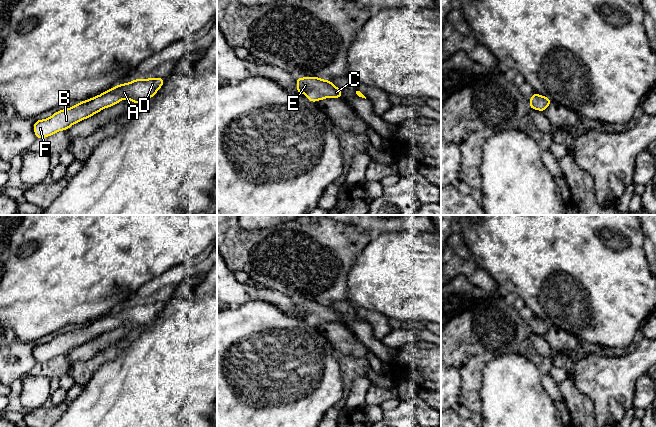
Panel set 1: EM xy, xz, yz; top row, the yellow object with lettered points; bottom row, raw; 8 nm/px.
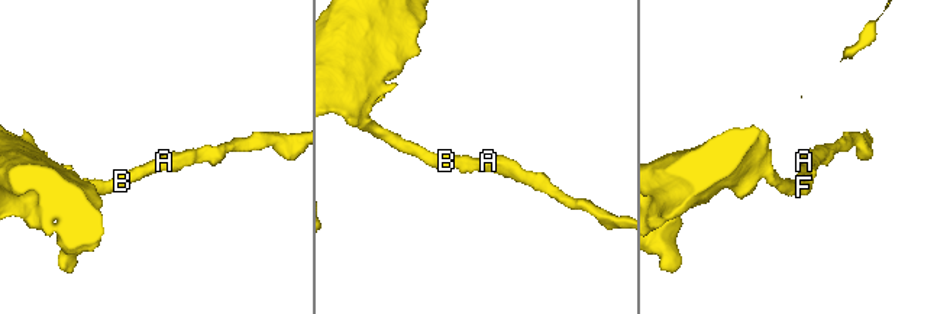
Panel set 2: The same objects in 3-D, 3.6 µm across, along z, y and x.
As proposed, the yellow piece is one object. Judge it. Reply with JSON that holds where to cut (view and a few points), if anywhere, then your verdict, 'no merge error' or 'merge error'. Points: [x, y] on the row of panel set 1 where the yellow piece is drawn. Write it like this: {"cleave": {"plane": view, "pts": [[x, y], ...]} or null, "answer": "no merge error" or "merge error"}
{"cleave": null, "answer": "no merge error"}

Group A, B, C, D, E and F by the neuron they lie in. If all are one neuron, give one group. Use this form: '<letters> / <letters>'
A B C D E F

